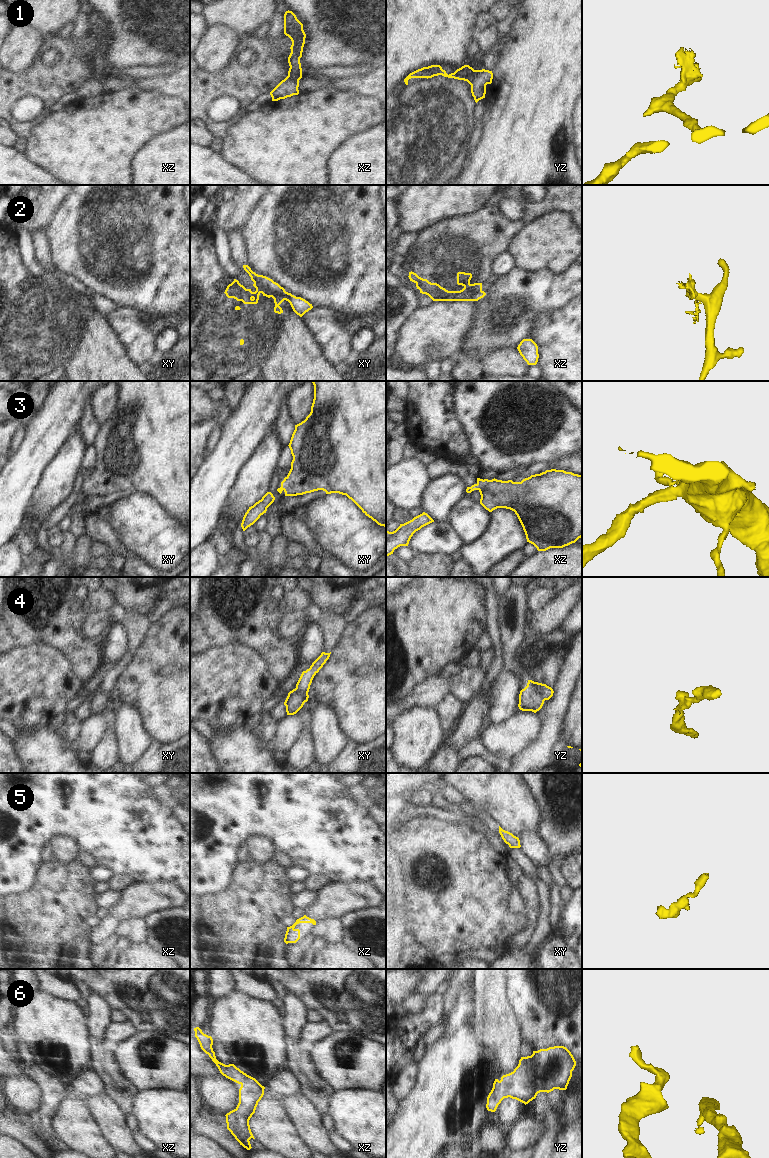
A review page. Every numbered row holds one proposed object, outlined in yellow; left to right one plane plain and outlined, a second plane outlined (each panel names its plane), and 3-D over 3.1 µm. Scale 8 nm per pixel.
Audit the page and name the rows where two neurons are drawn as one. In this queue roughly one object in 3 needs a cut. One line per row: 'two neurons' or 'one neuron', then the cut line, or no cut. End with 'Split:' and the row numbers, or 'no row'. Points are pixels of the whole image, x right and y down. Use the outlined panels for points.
1: two neurons | yz (478, 70), (476, 78), (470, 84)
2: two neurons | xz (481, 290), (474, 296), (473, 300)
3: one neuron | no cut
4: two neurons | yz (527, 685), (534, 688), (544, 700)
5: one neuron | no cut
6: one neuron | no cut
Split: 1, 2, 4

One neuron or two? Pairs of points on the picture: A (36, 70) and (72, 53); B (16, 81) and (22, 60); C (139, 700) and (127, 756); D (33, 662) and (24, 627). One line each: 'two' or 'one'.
A: one
B: two
C: two
D: two

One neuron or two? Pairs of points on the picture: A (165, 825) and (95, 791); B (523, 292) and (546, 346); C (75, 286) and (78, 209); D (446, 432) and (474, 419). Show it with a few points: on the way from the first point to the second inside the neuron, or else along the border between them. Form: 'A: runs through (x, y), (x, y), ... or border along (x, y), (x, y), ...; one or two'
A: runs through (148, 825), (129, 825), (112, 808); one
B: border along (557, 310), (538, 316), (530, 338); two
C: border along (54, 267), (60, 273), (75, 278), (89, 290); two
D: border along (452, 403), (457, 422), (469, 447); two

